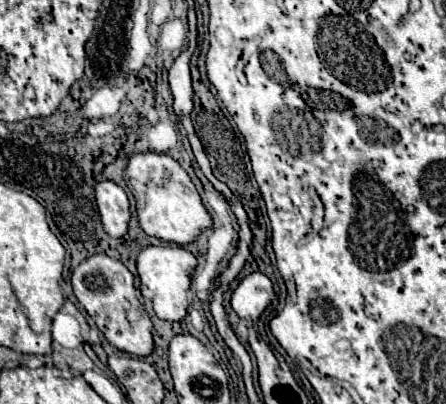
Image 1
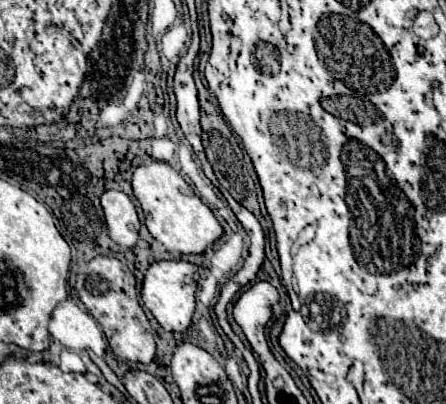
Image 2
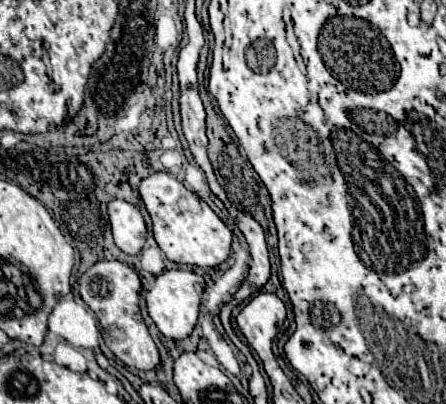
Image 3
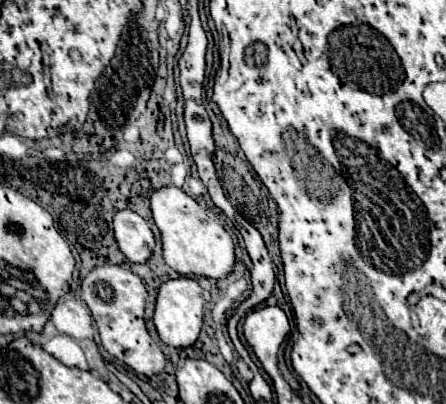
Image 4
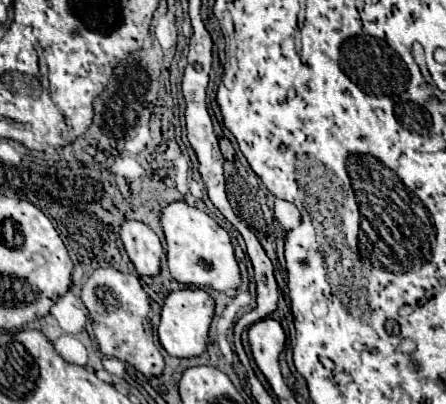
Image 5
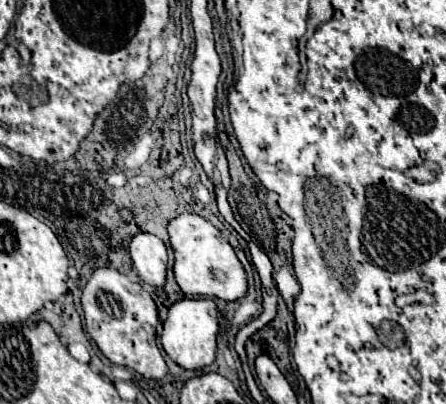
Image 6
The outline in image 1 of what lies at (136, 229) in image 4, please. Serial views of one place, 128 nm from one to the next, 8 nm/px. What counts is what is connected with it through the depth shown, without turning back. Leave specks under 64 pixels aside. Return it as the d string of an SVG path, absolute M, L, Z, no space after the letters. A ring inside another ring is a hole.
M102 180L96 184L94 194L104 230L114 238L124 236L130 220L130 204L126 192L112 180Z

